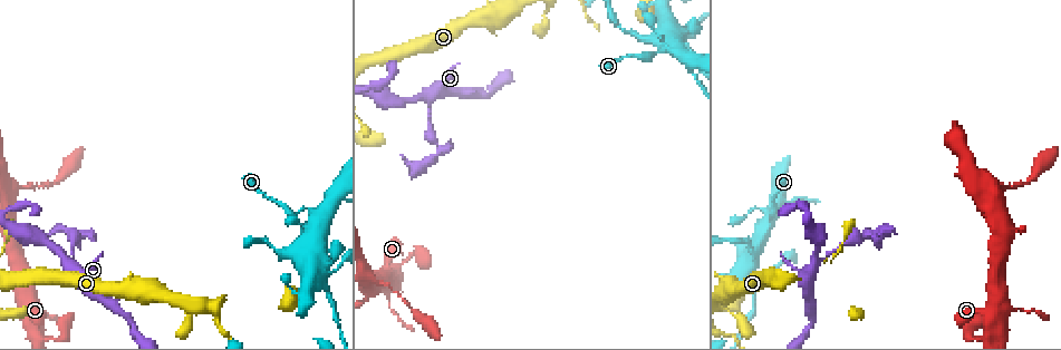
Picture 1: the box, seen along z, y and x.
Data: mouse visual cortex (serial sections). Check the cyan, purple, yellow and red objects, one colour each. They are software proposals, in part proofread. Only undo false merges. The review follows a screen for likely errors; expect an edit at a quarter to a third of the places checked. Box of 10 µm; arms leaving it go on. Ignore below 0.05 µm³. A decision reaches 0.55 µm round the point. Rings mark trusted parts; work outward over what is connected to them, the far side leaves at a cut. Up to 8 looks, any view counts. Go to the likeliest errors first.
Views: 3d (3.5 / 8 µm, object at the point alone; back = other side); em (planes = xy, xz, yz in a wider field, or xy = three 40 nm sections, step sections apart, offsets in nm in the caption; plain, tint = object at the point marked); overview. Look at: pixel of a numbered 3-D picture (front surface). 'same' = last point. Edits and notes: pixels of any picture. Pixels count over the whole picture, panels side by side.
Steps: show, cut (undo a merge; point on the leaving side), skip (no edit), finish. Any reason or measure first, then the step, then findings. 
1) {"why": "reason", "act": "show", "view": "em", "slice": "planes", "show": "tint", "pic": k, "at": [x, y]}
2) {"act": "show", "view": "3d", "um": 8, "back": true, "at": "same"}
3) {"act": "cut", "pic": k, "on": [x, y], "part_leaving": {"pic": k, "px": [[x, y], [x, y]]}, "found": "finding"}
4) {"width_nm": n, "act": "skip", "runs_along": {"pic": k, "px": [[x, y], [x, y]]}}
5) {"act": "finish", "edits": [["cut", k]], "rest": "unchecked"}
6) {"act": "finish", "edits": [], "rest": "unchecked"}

{"why": "abrupt turn", "act": "show", "view": "3d", "um": 3.5, "pic": 1, "at": [440, 148]}

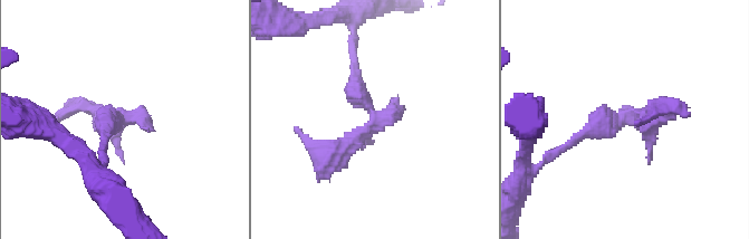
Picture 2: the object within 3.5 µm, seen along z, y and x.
{"why": "need the tissue", "act": "show", "view": "em", "slice": "planes", "show": "tint", "pic": 2, "at": [621, 120]}

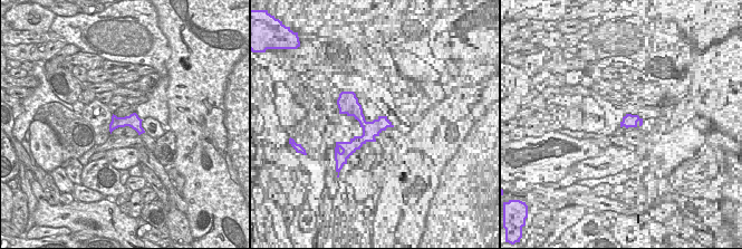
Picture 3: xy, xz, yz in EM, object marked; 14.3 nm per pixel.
{"width_nm": 200, "act": "cut", "pic": 2, "on": [351, 145], "part_leaving": {"pic": 2, "px": [[372, 113], [319, 179]]}, "found": "two cells meet here"}

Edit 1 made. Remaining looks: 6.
{"why": "see it whole again", "act": "show", "view": "overview"}

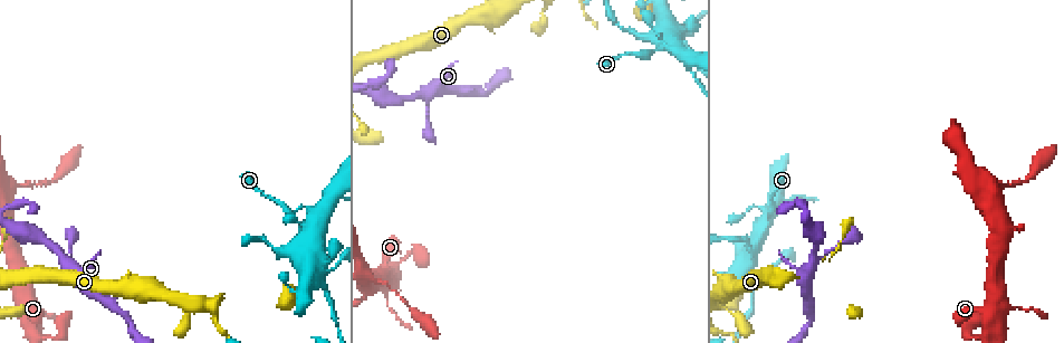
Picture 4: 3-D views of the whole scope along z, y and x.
{"act": "show", "view": "3d", "um": 3.5, "back": true, "pic": 4, "at": [321, 271]}

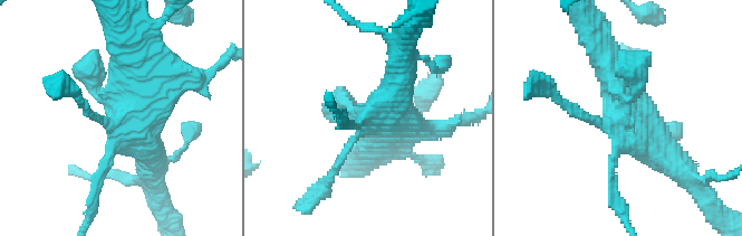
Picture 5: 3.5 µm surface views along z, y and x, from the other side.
{"act": "show", "view": "em", "slice": "xy", "step": 2, "show": "tint", "pic": 5, "at": [617, 117]}

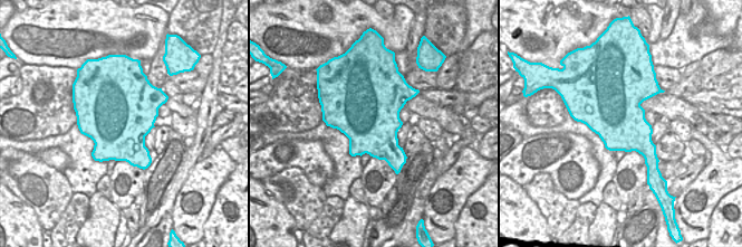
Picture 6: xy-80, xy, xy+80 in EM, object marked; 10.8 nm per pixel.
{"why": "cut it another way", "act": "show", "view": "em", "slice": "xy", "step": 1, "show": "tint", "at": "same"}

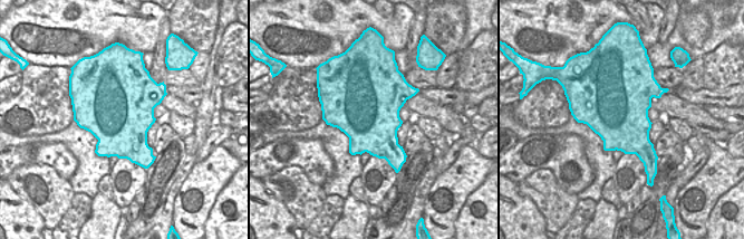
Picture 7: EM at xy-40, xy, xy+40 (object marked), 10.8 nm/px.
{"act": "skip", "found": "continuous, no second cell"}

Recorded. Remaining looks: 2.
{"act": "finish", "edits": [["cut", 2]], "rest": "unchecked"}

